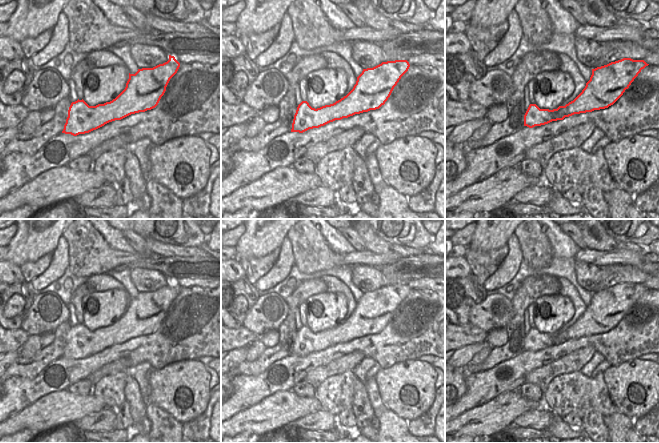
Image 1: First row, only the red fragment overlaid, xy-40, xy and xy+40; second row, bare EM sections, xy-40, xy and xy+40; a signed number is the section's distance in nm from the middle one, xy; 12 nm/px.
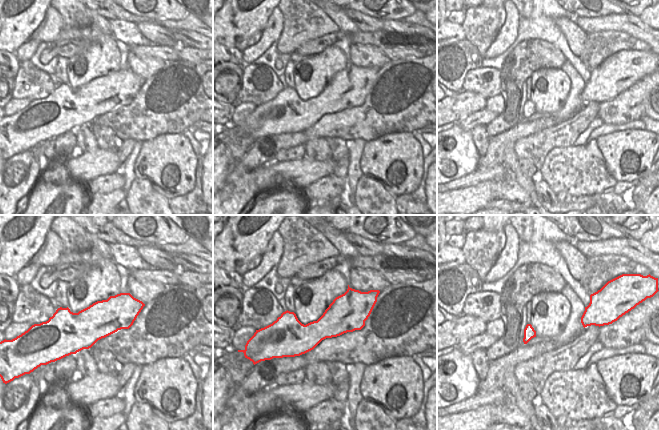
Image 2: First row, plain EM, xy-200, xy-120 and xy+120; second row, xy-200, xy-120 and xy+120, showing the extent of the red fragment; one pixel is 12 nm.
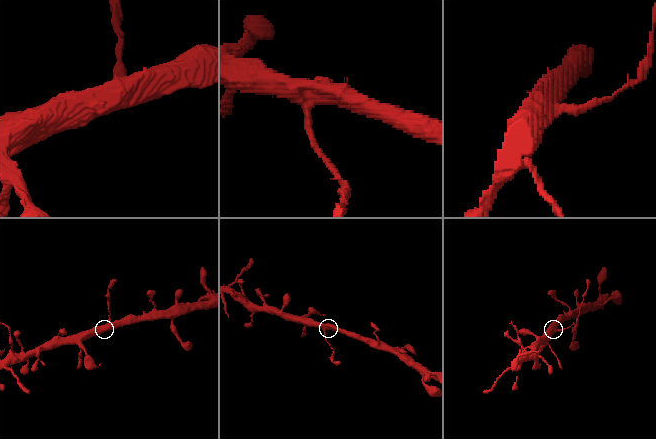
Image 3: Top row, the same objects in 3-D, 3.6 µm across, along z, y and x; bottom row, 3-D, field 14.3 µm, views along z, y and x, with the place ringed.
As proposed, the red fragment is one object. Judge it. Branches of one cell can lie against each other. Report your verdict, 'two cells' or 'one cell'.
two cells

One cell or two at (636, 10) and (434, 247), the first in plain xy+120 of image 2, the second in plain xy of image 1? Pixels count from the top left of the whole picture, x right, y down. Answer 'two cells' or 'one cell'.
two cells

